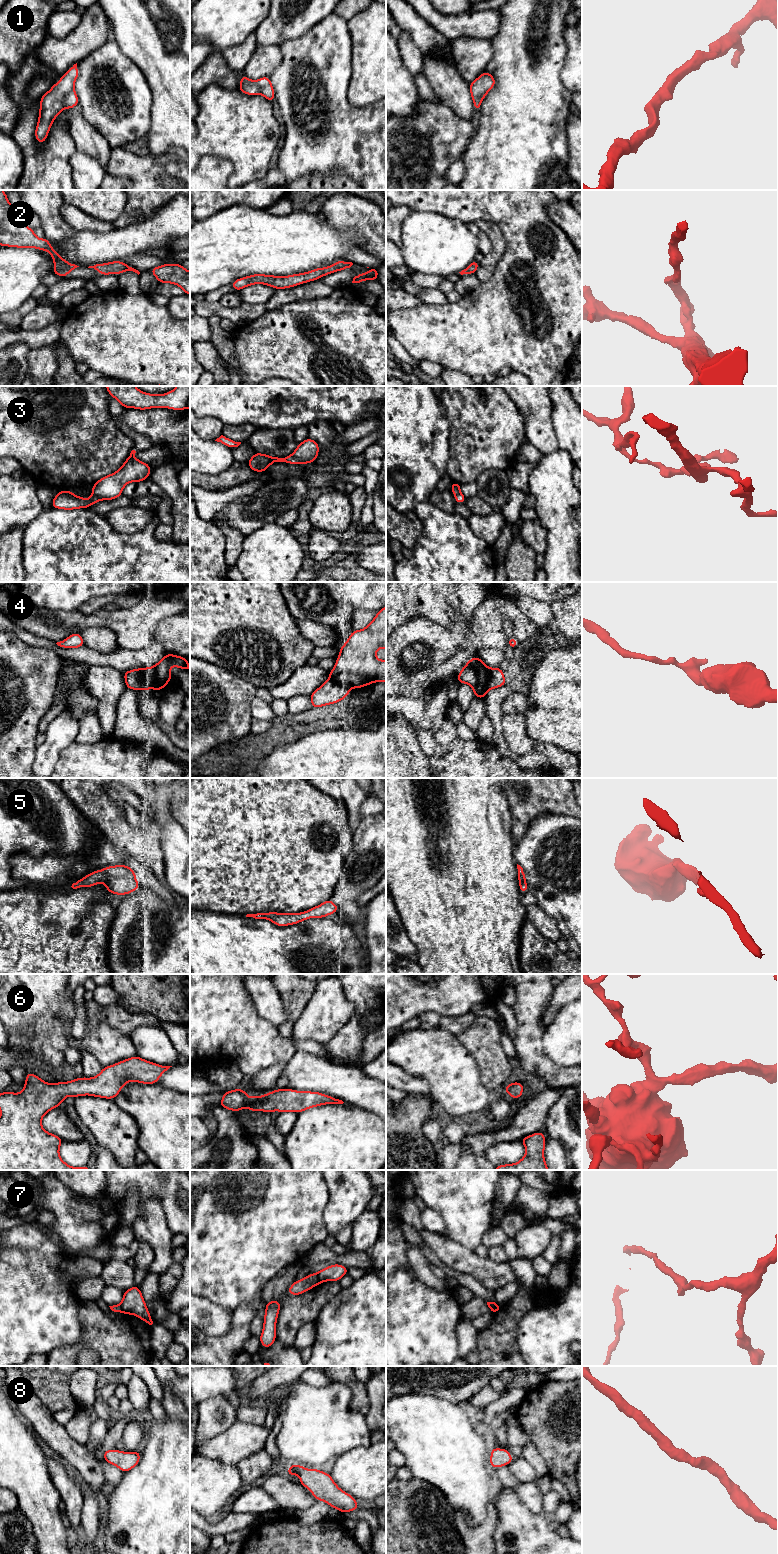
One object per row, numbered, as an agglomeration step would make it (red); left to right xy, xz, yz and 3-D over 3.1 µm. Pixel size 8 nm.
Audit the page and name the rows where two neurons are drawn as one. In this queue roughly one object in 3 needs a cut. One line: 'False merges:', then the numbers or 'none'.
False merges: 3, 4, 7

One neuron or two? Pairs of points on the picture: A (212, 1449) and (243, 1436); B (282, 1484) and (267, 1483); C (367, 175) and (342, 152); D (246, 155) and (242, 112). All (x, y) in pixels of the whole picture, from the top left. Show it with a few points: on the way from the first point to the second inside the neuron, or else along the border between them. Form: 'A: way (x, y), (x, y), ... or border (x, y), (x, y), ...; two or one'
A: way (220, 1447), (230, 1447), (235, 1444); one
B: way (278, 1484), (271, 1484); one
C: way (361, 169), (348, 156); one
D: way (246, 144), (246, 132), (242, 128), (242, 123); one

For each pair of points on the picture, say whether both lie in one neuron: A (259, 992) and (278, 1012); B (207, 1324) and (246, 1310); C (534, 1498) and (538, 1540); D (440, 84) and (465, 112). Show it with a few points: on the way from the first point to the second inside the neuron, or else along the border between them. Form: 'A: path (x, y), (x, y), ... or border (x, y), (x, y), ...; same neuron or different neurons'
A: path (264, 997), (273, 1007); same neuron
B: border (232, 1313), (231, 1327), (224, 1334), (218, 1335); different neurons
C: border (519, 1498), (533, 1513), (543, 1515); different neurons
D: path (447, 91), (461, 105); same neuron

